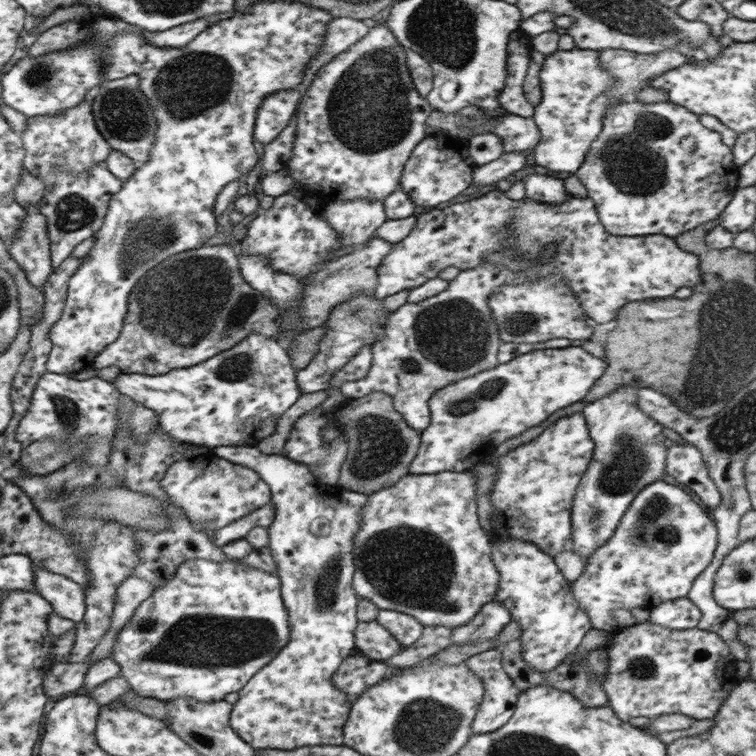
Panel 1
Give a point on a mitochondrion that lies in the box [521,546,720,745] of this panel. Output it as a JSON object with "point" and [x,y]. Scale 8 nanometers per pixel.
{"point":[639,667]}

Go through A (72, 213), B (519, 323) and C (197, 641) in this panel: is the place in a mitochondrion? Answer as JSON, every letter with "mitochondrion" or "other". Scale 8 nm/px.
{"A":"mitochondrion","B":"mitochondrion","C":"mitochondrion"}

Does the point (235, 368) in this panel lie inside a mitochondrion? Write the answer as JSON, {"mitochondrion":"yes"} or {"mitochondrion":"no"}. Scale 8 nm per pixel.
{"mitochondrion":"yes"}

